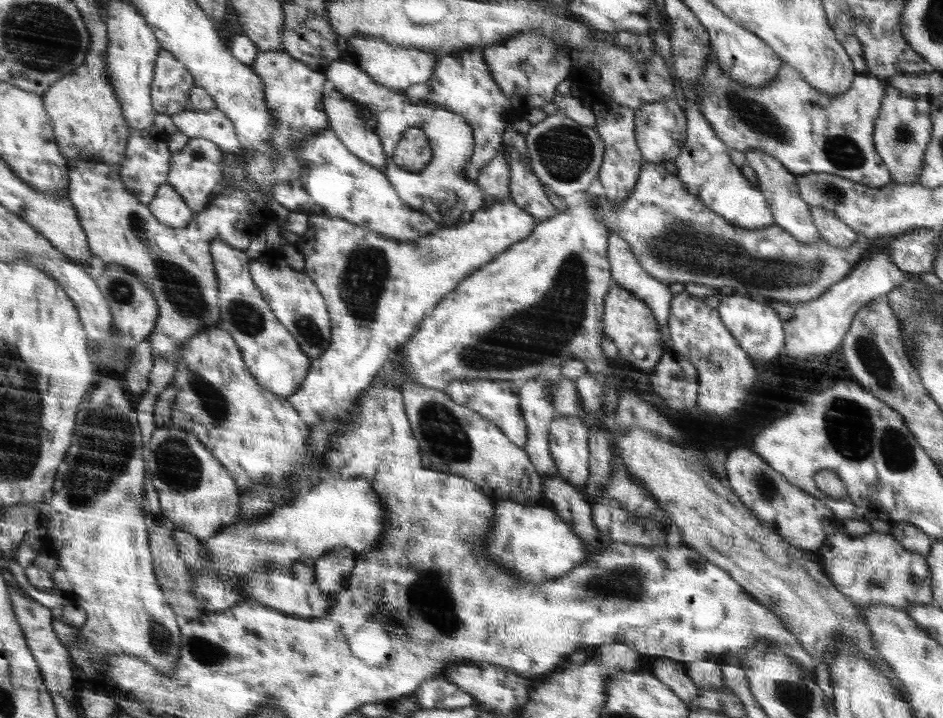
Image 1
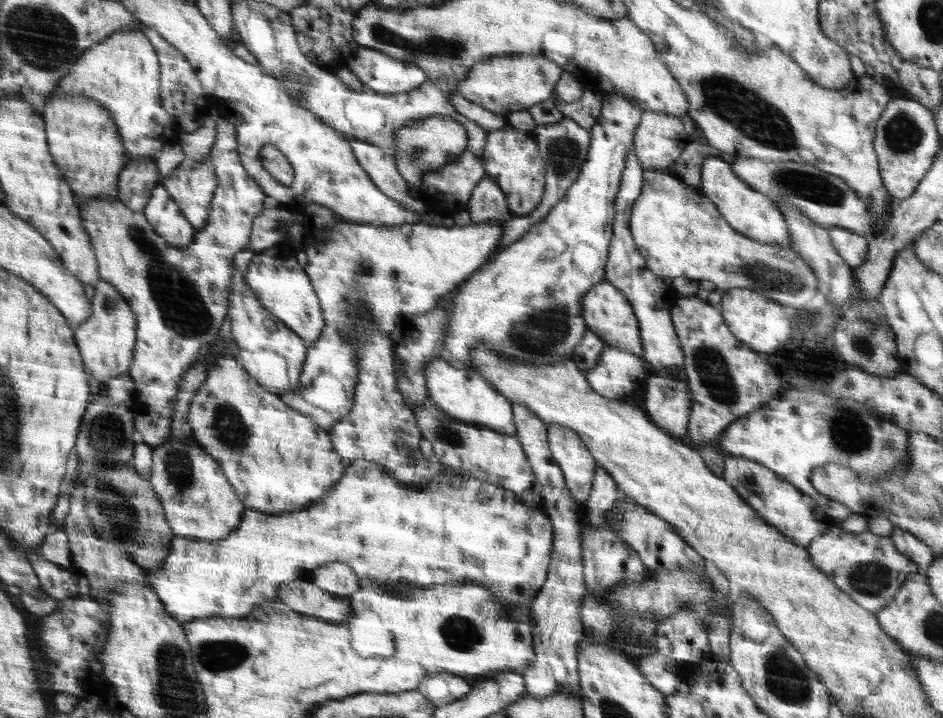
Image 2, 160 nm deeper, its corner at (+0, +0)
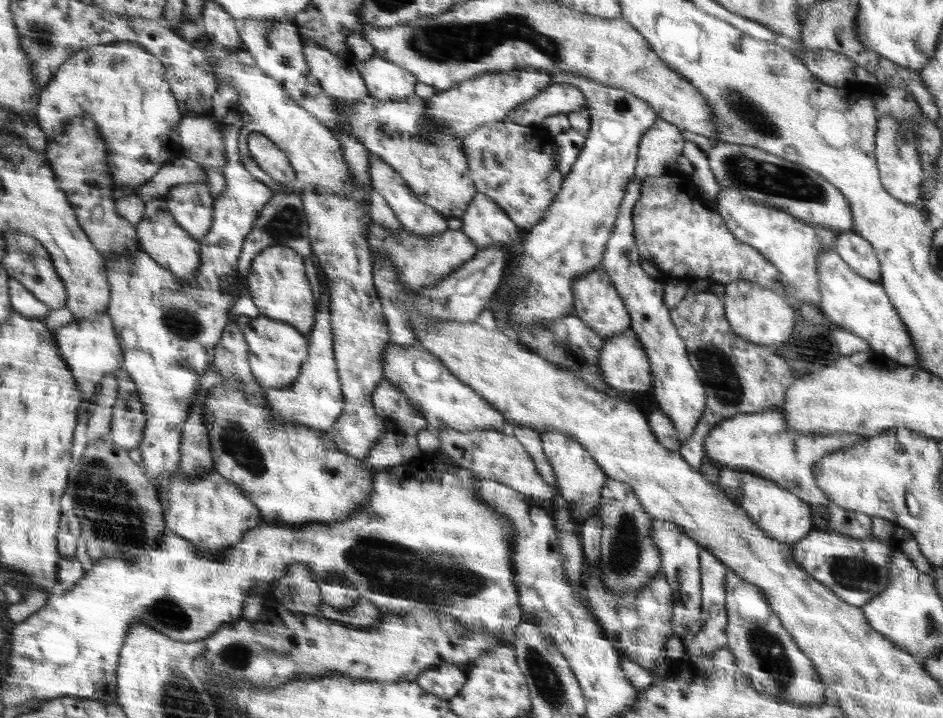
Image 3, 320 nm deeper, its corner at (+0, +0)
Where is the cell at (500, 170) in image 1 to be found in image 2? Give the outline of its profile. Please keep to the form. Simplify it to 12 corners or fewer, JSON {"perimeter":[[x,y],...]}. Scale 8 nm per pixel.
{"perimeter":[[495,178],[476,185],[467,211],[471,224],[512,218]]}

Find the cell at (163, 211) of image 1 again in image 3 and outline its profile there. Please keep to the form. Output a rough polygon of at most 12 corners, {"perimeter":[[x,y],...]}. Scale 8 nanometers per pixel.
{"perimeter":[[162,197],[145,204],[137,242],[179,278],[202,261],[192,238]]}

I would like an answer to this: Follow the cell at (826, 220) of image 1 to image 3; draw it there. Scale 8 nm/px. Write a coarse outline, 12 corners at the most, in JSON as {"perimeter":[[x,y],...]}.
{"perimeter":[[840,232],[833,249],[856,274],[880,282],[881,264],[870,242]]}

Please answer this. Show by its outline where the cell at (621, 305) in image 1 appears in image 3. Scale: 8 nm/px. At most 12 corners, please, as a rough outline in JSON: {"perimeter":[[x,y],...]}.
{"perimeter":[[602,264],[574,284],[575,314],[604,339],[631,316]]}

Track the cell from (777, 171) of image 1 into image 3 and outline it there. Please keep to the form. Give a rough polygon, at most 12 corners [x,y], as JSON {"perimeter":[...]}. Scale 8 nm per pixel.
{"perimeter":[[830,246],[817,305],[872,351],[918,368],[910,331],[880,282]]}

